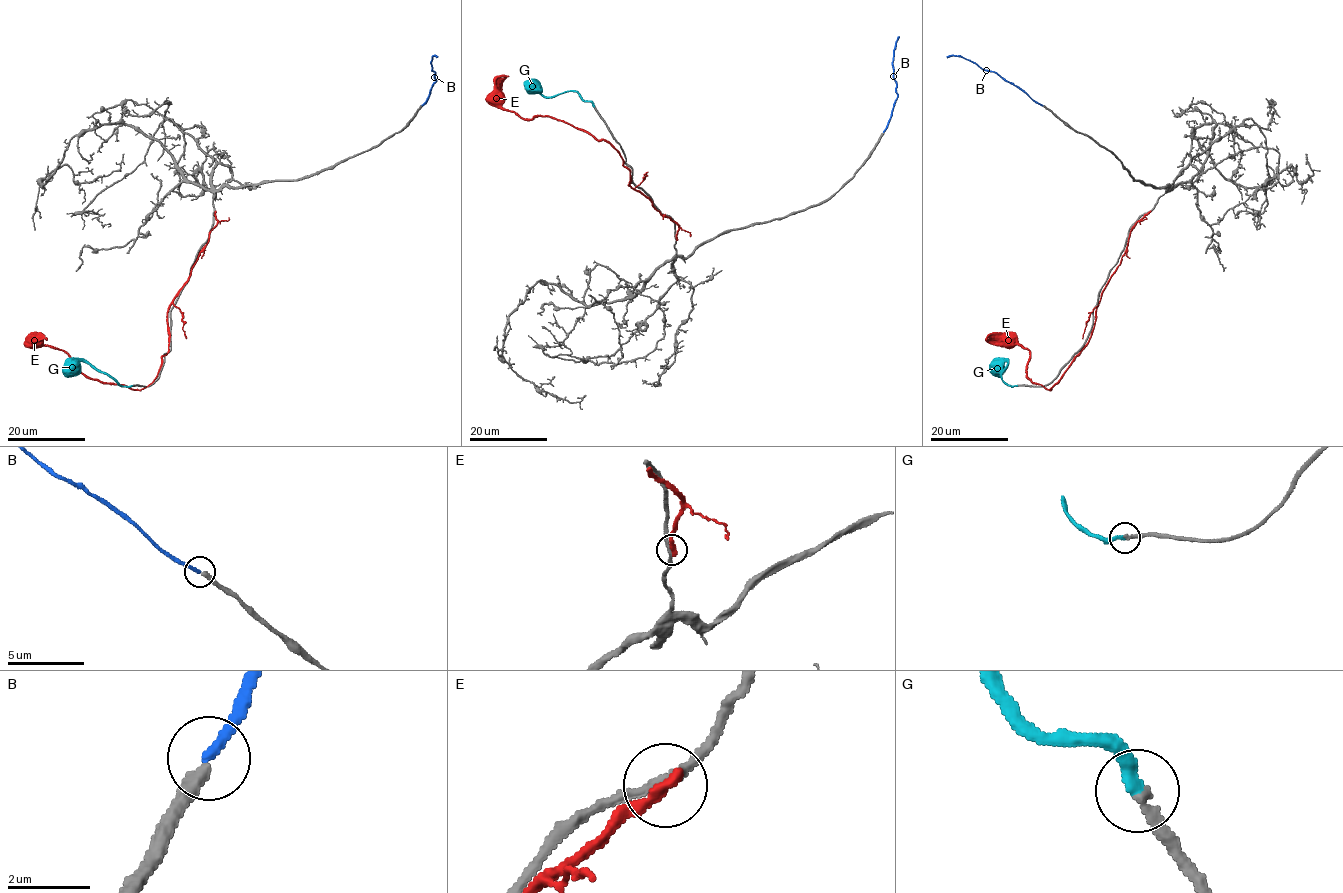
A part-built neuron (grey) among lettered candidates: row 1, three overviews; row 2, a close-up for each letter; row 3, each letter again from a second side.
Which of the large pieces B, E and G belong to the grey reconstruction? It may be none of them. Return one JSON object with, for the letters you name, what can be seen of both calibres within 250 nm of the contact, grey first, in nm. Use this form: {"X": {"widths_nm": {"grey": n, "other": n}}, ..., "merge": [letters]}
{"G": {"widths_nm": {"grey": 240, "other": 280}}, "merge": ["G"]}

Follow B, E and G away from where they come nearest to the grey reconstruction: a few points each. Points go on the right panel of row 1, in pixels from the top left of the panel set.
B: (1042, 105), (996, 73), (983, 70), (962, 57), (947, 57)
E: (1149, 212), (1130, 231), (1088, 344), (1050, 390), (1027, 376), (1029, 351), (1001, 337), (987, 340)
G: (1016, 386), (1009, 386), (1002, 379), (1006, 361), (991, 372)

